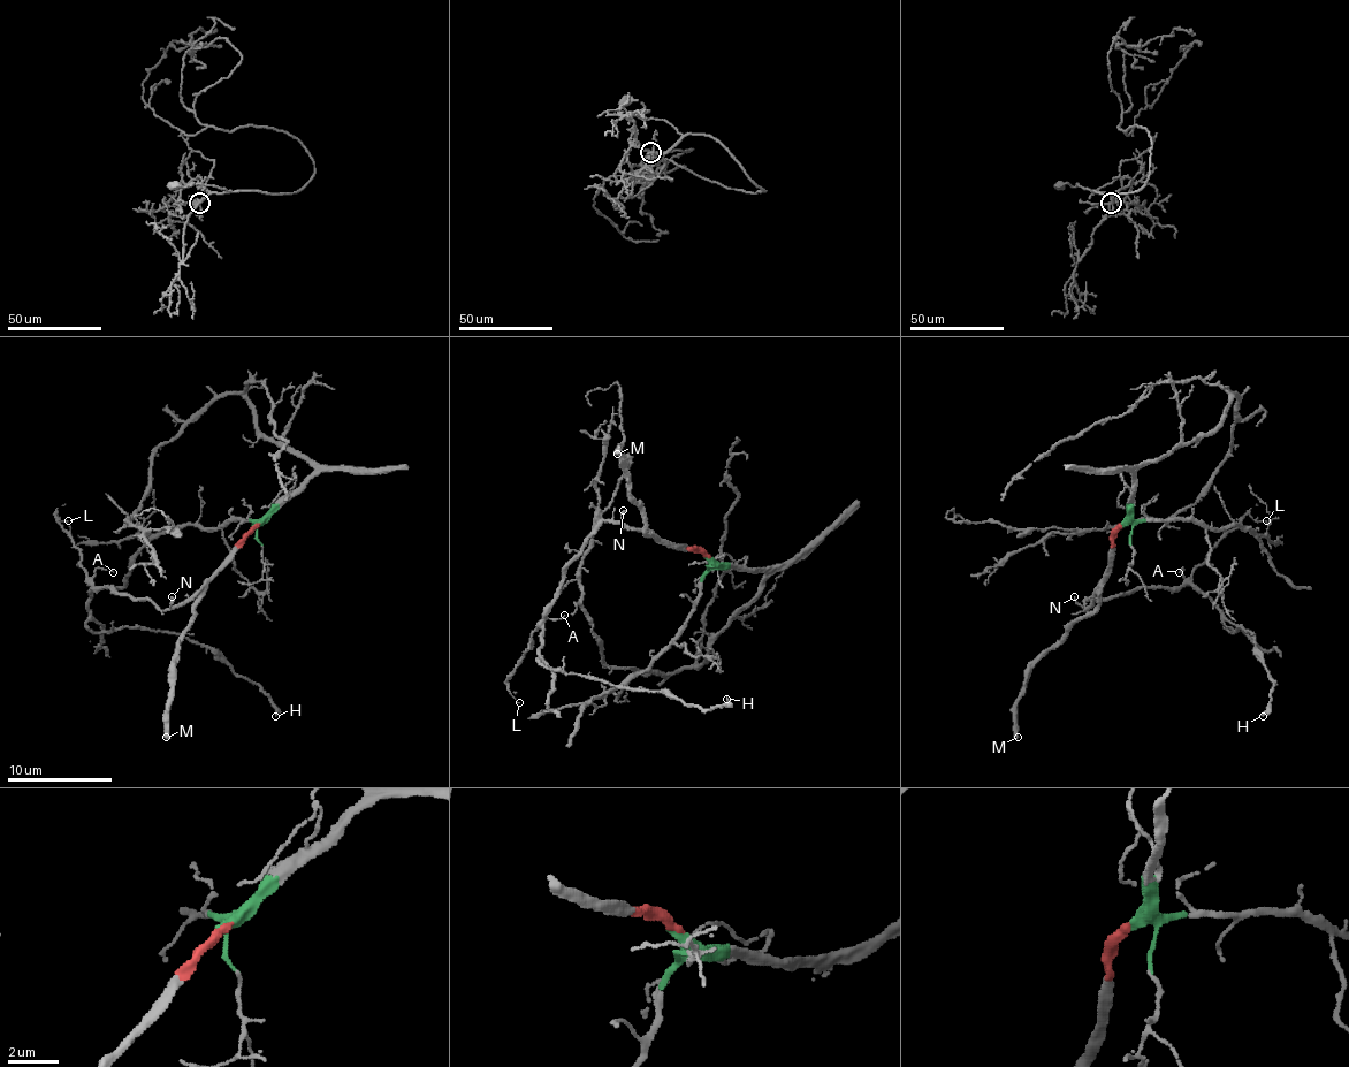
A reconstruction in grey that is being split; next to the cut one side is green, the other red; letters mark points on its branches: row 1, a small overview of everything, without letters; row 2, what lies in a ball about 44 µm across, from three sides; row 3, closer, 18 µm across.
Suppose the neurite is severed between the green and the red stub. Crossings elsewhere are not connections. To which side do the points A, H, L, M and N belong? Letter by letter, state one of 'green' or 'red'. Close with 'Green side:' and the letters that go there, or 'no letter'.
A: red
H: red
L: red
M: red
N: red
Green side: no letter

